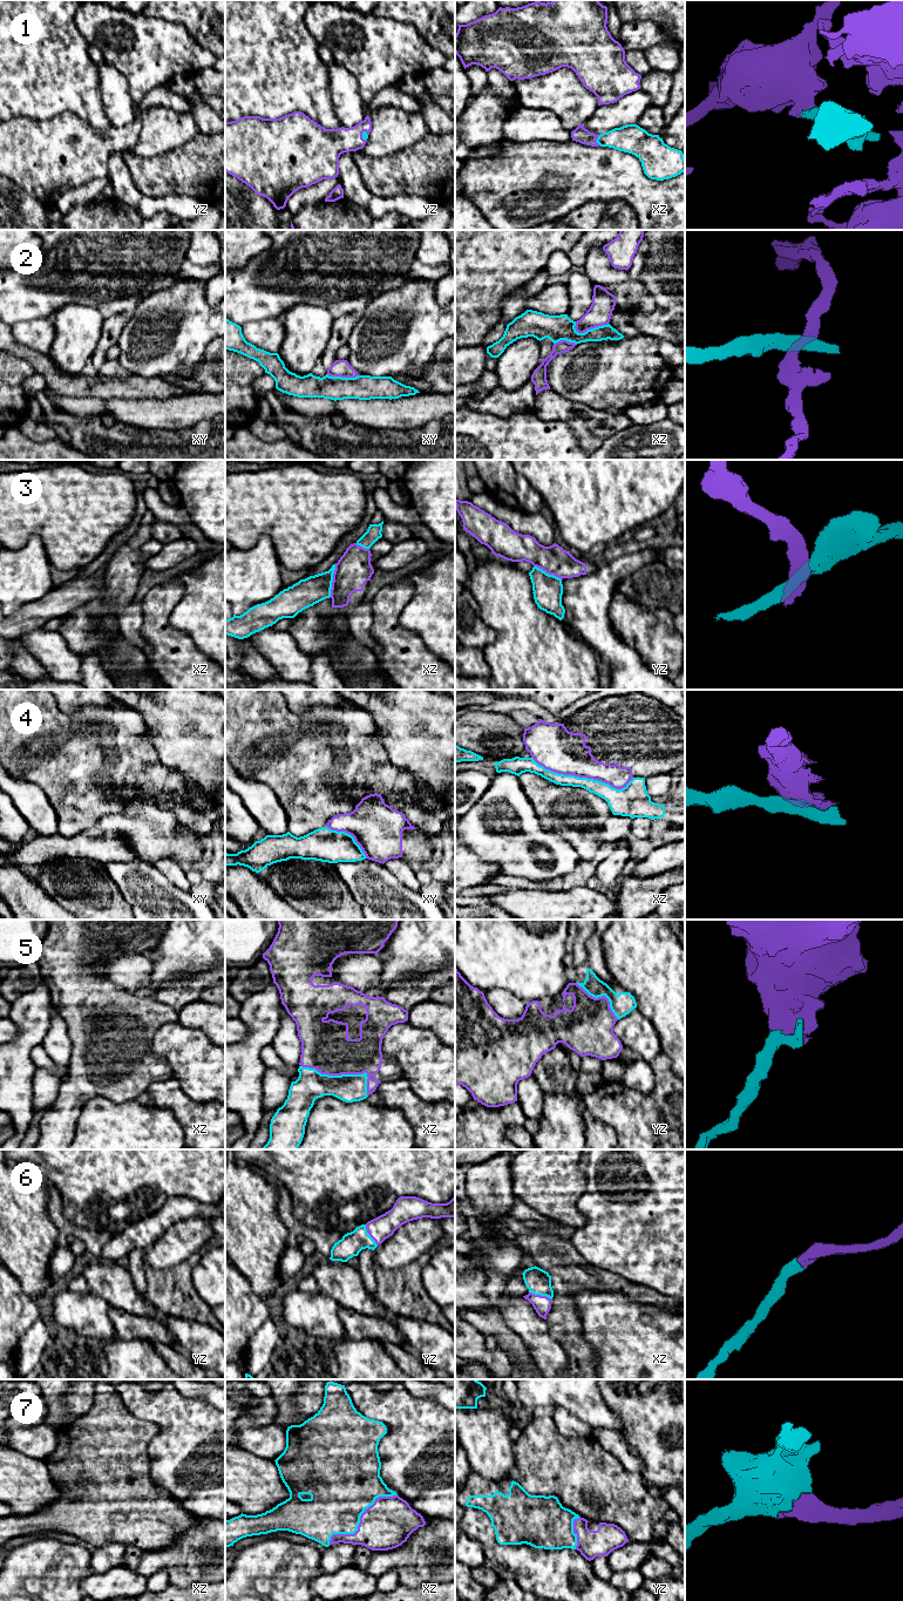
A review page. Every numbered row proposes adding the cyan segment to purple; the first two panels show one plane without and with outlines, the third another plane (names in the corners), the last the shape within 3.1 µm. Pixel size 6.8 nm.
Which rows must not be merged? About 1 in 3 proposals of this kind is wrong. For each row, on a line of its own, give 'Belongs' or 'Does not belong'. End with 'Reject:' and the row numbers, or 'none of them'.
1: Belongs
2: Does not belong
3: Does not belong
4: Does not belong
5: Belongs
6: Belongs
7: Does not belong
Reject: 2, 3, 4, 7

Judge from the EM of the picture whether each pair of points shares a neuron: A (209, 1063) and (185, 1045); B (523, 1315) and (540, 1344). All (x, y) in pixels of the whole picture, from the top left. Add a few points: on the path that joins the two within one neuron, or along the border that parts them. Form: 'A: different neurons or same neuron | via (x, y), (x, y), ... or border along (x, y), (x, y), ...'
A: same neuron | via (203, 1063), (191, 1051)
B: same neuron | via (525, 1322), (534, 1330), (536, 1337)

